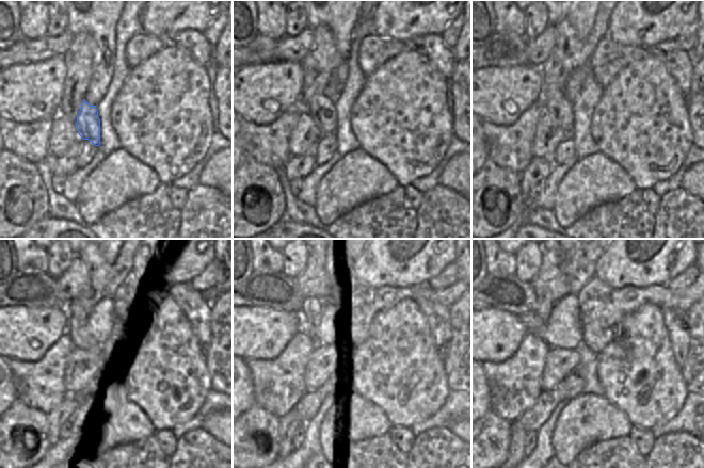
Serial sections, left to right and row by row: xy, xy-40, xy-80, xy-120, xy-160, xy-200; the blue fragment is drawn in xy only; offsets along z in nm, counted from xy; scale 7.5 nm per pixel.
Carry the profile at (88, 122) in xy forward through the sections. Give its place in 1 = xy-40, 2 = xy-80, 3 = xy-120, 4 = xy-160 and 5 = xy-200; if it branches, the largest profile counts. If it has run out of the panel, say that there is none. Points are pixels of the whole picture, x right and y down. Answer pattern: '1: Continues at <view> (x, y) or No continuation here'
1: Continues at xy-40 (322, 109)
2: Continues at xy-80 (556, 101)
3: Continues at xy-120 (76, 317)
4: Continues at xy-160 (310, 307)
5: Continues at xy-200 (545, 304).

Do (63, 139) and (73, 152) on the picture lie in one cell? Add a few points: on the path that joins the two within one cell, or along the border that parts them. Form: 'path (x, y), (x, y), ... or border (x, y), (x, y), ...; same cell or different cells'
border (79, 135), (60, 156), (51, 159); different cells

